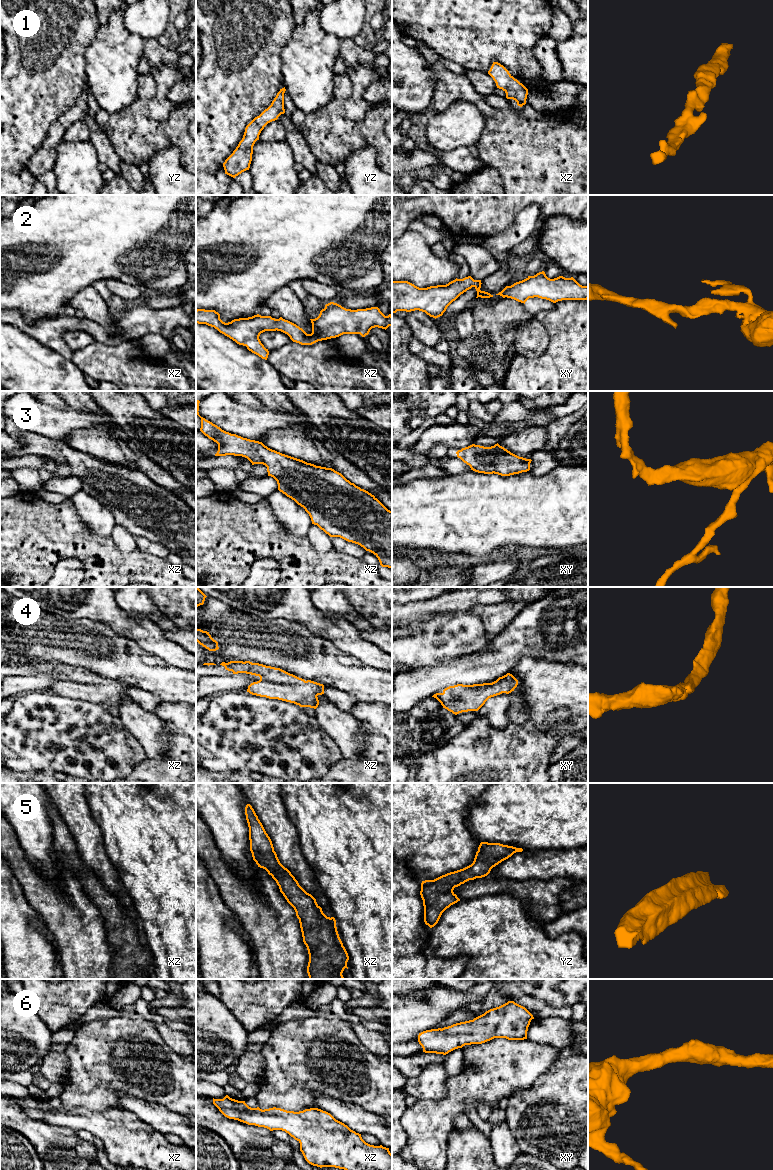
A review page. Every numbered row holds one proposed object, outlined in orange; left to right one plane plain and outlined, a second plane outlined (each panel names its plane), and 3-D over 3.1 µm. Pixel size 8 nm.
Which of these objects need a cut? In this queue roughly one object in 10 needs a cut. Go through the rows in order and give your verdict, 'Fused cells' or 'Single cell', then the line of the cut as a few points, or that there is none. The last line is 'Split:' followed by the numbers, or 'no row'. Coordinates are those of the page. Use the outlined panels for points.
1: Single cell. No split
2: Single cell. No split
3: Single cell. No split
4: Single cell. No split
5: Single cell. No split
6: Single cell. No split
Split: no row

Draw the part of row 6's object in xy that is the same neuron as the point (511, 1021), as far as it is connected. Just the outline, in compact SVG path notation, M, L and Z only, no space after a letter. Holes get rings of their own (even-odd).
M508 1001L473 1020L423 1031L418 1035L418 1042L425 1053L446 1055L465 1045L482 1044L494 1038L524 1040L532 1019L533 1015L525 1007Z

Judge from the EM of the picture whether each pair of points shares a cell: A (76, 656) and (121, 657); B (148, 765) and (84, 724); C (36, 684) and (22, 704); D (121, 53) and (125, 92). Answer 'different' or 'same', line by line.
A: same
B: different
C: different
D: same

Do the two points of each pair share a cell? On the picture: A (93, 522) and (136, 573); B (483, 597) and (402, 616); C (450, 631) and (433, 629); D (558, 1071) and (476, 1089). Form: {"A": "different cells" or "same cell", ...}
{"A": "different cells", "B": "same cell", "C": "same cell", "D": "different cells"}

